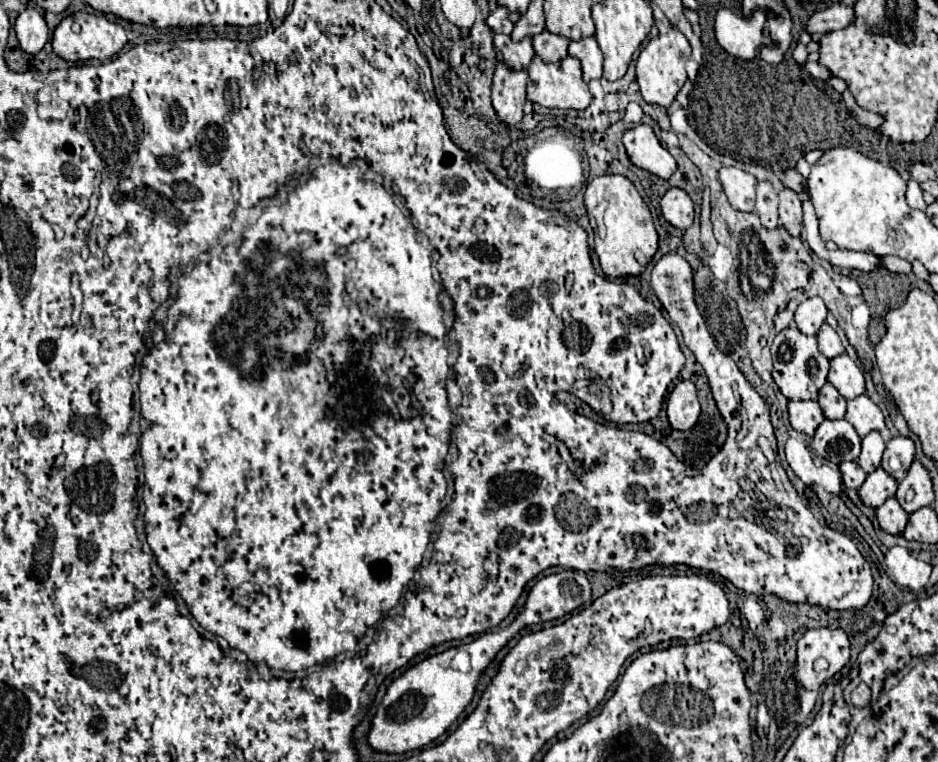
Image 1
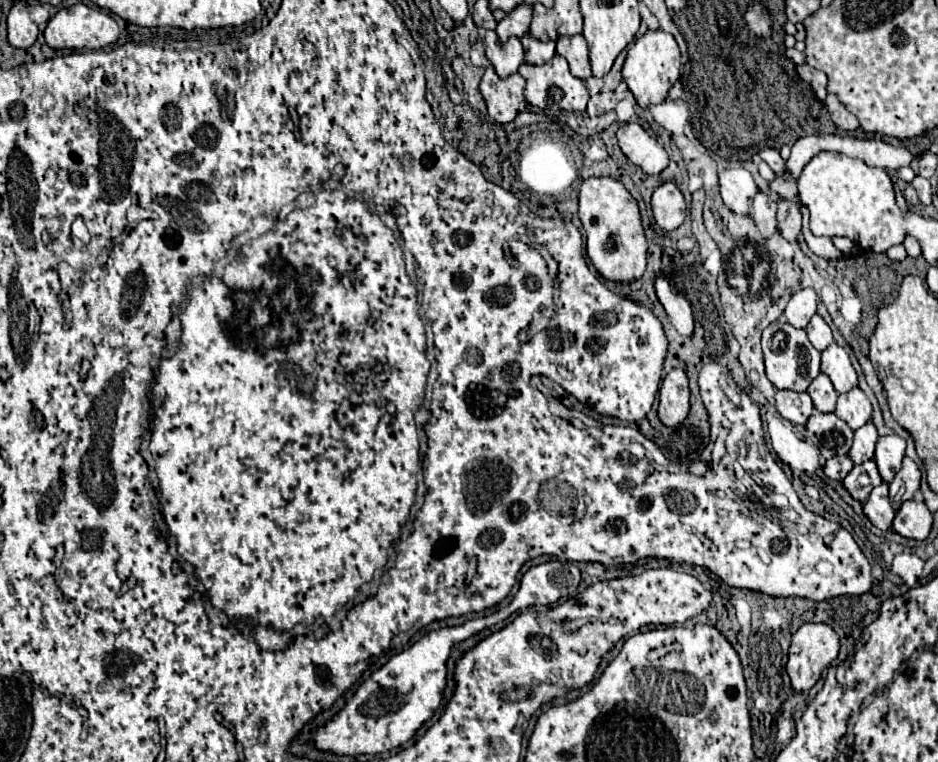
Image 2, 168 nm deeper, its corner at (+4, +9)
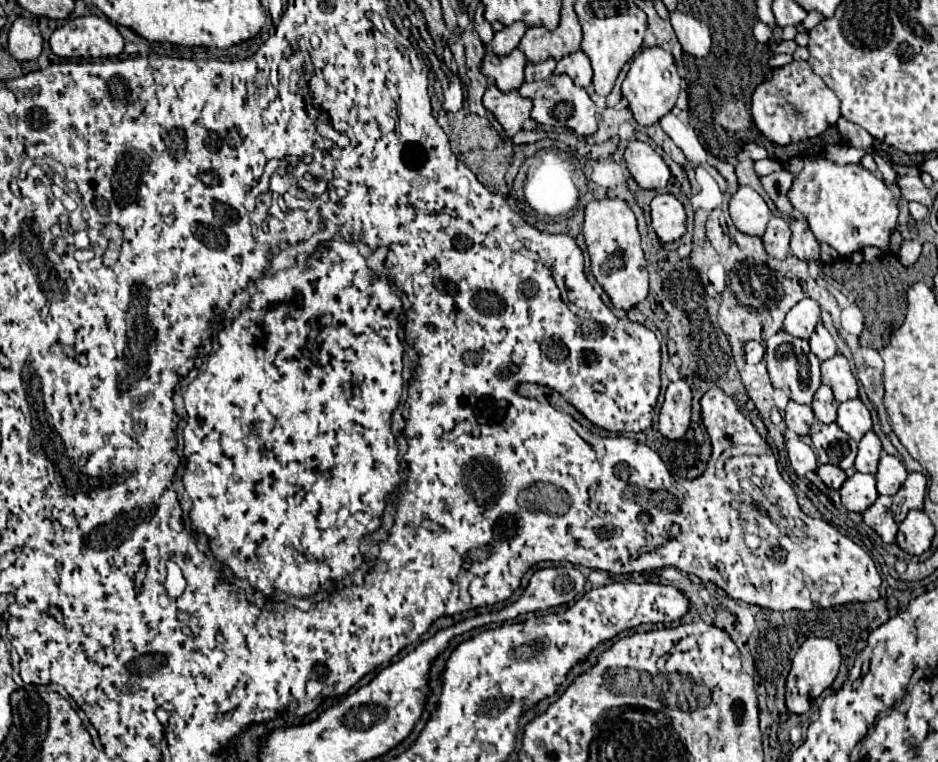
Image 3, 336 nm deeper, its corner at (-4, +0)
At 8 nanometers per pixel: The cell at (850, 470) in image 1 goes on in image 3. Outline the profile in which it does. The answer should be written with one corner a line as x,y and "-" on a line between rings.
820,465
816,475
830,487
830,489
840,489
842,483
846,481
846,473
840,467
834,465

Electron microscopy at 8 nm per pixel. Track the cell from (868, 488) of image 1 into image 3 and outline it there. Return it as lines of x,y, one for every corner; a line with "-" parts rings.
854,473
852,477
848,477
842,485
842,489
838,491
840,493
840,499
842,499
842,505
848,509
848,511
856,511
856,513
862,513
864,509
868,509
876,497
878,497
878,491
876,491
876,477
874,475
864,475
864,473

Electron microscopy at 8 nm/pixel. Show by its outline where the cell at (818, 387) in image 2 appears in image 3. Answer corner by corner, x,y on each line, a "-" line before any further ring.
822,385
818,391
816,391
816,397
812,401
812,411
816,415
818,421
822,423
834,423
836,421
836,409
838,409
838,401
834,399
832,395
832,389

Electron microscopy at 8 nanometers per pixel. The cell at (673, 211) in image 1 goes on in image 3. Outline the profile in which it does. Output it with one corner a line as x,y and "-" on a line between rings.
656,195
650,203
650,215
660,241
672,243
686,233
686,211
674,195

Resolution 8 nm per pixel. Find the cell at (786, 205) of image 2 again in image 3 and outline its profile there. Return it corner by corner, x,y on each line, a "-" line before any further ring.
794,219
790,221
790,229
792,229
792,241
790,241
792,255
796,255
802,261
820,261
820,243
808,229
808,223

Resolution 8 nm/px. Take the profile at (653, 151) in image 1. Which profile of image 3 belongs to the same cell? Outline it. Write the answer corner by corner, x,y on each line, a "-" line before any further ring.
630,141
624,153
626,167
642,189
664,189
670,179
670,169
664,159
642,141

